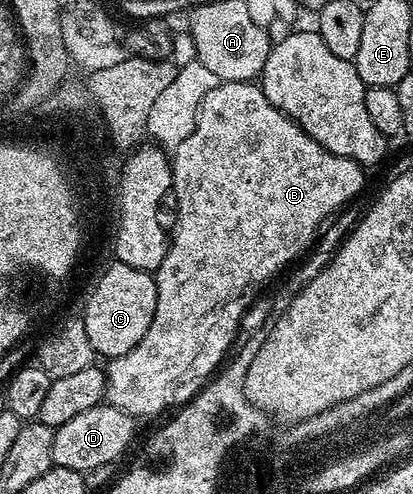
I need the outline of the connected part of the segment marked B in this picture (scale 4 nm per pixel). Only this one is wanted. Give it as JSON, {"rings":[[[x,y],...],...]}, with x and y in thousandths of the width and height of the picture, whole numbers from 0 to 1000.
{"rings":[[[528,164],[525,174],[511,178],[511,186],[501,186],[501,194],[492,194],[492,211],[482,211],[482,227],[472,243],[472,267],[462,267],[462,275],[453,275],[453,283],[443,283],[443,291],[433,291],[433,300],[416,306],[414,334],[419,338],[414,393],[416,399],[429,399],[429,468],[424,464],[416,468],[404,518],[387,543],[375,549],[380,567],[375,640],[366,648],[366,664],[356,664],[354,676],[346,678],[346,688],[337,688],[337,696],[327,696],[327,704],[317,704],[317,713],[286,725],[262,727],[259,739],[252,743],[254,806],[262,820],[320,838],[332,850],[370,846],[378,838],[395,836],[407,826],[419,796],[446,773],[479,771],[477,775],[484,775],[489,769],[504,767],[547,731],[574,682],[574,666],[593,628],[625,605],[634,589],[654,577],[649,571],[688,538],[707,540],[751,504],[746,498],[755,494],[758,480],[765,478],[768,464],[785,453],[787,441],[801,439],[823,417],[840,415],[881,381],[886,352],[886,346],[860,324],[840,324],[840,316],[811,316],[811,308],[792,308],[770,287],[753,283],[753,275],[743,275],[743,267],[734,267],[734,259],[724,259],[724,251],[714,251],[695,233],[676,227],[676,219],[666,219],[666,211],[656,211],[656,202],[646,202],[646,194],[637,194],[630,172],[613,166]]]}

